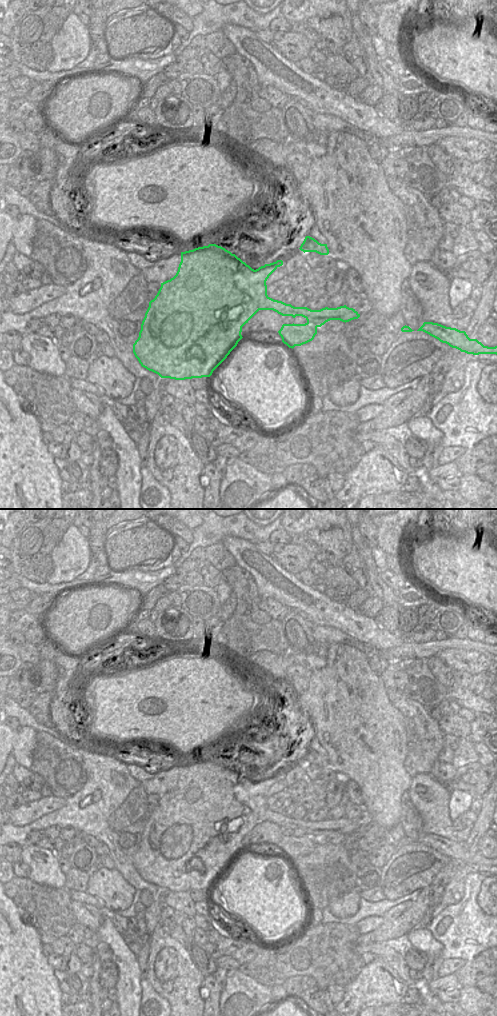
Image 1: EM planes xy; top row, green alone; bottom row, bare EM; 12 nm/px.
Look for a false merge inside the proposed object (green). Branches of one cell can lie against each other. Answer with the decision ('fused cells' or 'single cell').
fused cells

